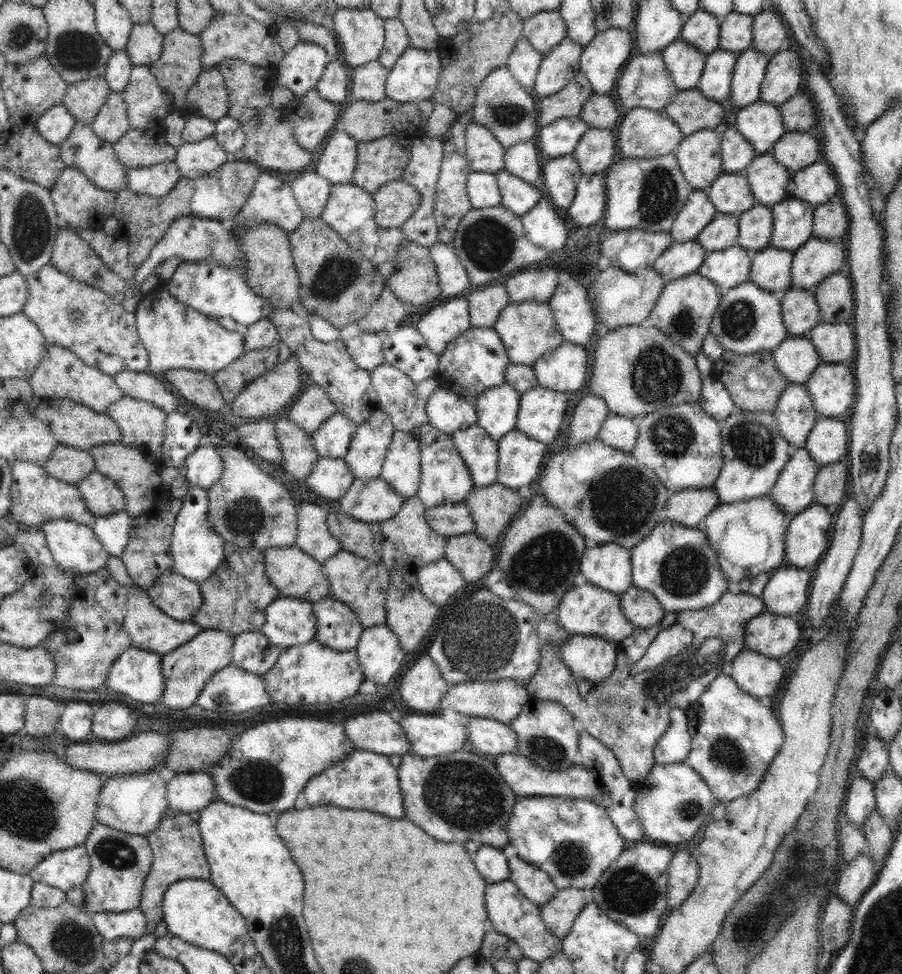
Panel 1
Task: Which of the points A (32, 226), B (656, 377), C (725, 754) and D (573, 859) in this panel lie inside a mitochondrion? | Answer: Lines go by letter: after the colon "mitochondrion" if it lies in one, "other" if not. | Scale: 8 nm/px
A: mitochondrion
B: mitochondrion
C: mitochondrion
D: mitochondrion

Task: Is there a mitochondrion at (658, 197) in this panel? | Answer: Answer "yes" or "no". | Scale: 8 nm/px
yes

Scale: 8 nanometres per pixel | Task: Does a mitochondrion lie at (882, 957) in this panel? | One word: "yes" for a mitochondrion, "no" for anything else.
yes

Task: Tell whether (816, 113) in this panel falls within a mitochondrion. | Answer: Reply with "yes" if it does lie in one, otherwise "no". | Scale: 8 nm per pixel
no

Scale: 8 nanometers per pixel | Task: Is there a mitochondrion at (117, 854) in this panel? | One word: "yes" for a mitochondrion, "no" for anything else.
yes

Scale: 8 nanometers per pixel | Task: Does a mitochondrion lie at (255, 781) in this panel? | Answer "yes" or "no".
yes

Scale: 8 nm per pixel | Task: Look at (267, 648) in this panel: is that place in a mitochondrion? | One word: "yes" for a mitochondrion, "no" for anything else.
no

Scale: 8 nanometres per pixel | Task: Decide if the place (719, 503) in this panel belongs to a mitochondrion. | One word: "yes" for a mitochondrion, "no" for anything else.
no

